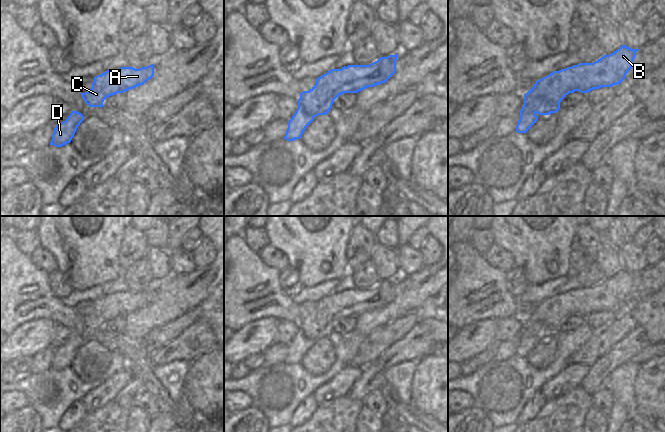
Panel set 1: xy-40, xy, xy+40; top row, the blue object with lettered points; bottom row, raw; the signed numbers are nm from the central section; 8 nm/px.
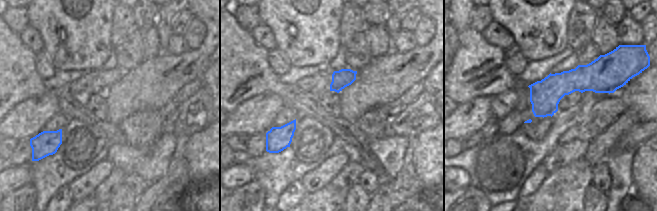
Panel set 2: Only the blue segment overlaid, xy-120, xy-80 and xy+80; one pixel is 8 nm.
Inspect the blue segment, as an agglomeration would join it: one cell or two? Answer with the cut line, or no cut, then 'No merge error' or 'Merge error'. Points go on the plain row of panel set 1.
No split. No merge error

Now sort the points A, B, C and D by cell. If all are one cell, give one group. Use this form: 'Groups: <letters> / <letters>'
Groups: A B C D

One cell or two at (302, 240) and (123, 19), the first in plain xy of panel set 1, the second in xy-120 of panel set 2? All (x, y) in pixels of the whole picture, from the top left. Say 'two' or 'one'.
two

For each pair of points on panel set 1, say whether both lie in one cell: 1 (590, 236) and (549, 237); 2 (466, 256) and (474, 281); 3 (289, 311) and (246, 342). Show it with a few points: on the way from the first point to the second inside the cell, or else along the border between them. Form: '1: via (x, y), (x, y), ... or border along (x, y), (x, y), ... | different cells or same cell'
1: border along (578, 226), (572, 240), (569, 259) | different cells
2: via (469, 262), (474, 275) | same cell
3: border along (277, 320), (265, 317), (253, 321) | different cells

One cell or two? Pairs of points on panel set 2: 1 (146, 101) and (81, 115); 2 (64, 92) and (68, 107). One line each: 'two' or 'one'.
1: two
2: one

